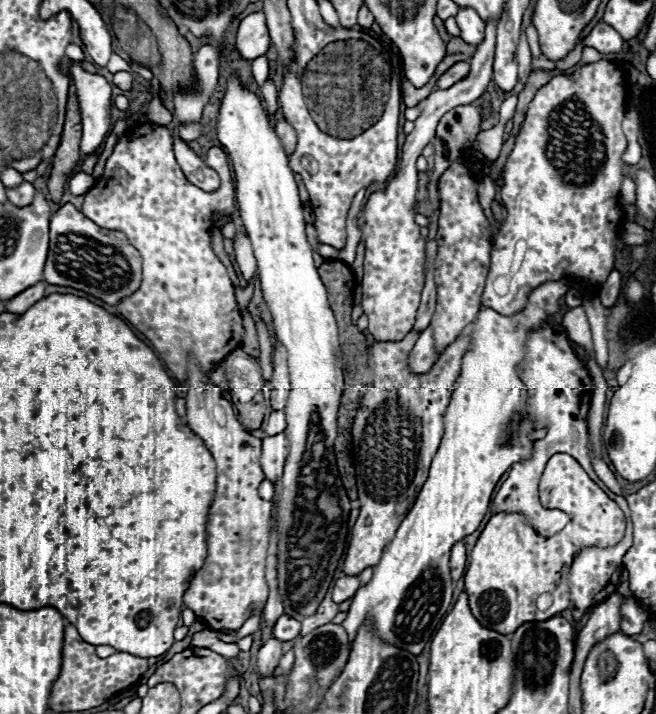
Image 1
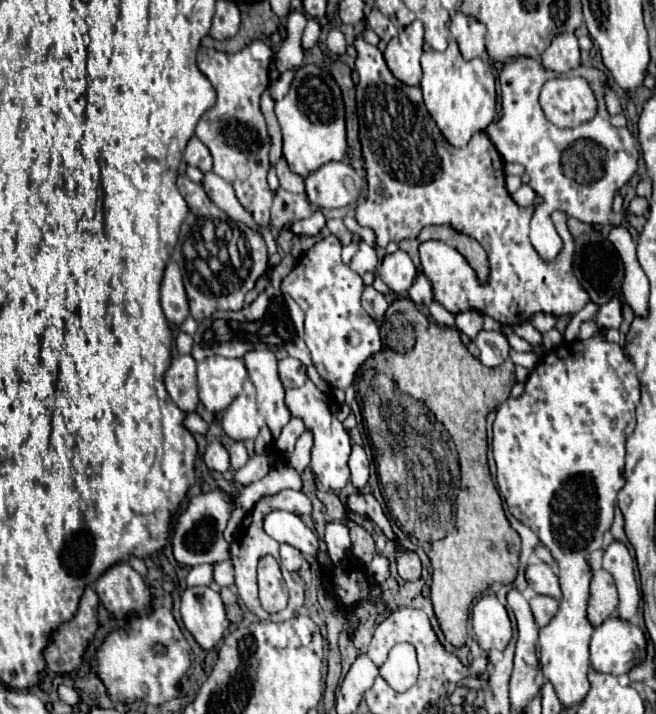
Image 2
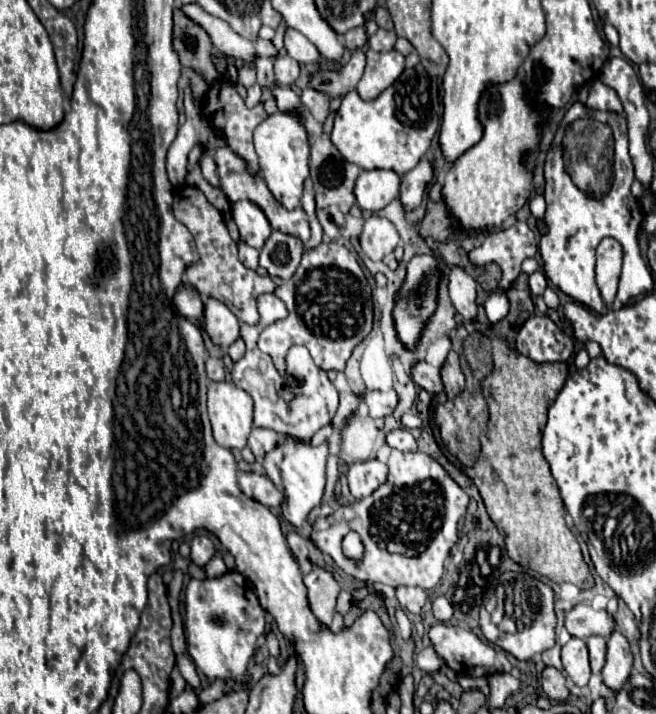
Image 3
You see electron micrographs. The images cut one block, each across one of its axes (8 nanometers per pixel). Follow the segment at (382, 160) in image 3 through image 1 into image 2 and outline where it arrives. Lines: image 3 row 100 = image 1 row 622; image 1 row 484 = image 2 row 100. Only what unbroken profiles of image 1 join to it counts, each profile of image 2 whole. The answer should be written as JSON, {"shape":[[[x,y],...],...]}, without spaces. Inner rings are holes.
{"shape":[[[450,40],[448,48],[444,52],[428,50],[422,54],[422,94],[424,104],[444,138],[456,146],[462,148],[468,144],[470,136],[474,132],[484,130],[496,114],[496,90],[494,90],[494,74],[490,66],[486,66],[480,58],[466,62],[460,56],[460,50],[454,40]]]}

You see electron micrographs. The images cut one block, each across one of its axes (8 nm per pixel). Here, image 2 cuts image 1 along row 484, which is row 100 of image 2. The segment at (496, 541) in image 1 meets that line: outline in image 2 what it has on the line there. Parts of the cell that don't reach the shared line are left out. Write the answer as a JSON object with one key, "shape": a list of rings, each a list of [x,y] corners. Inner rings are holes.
{"shape":[[[584,78],[550,80],[542,88],[540,106],[546,118],[558,128],[580,126],[596,116],[598,102]]]}

